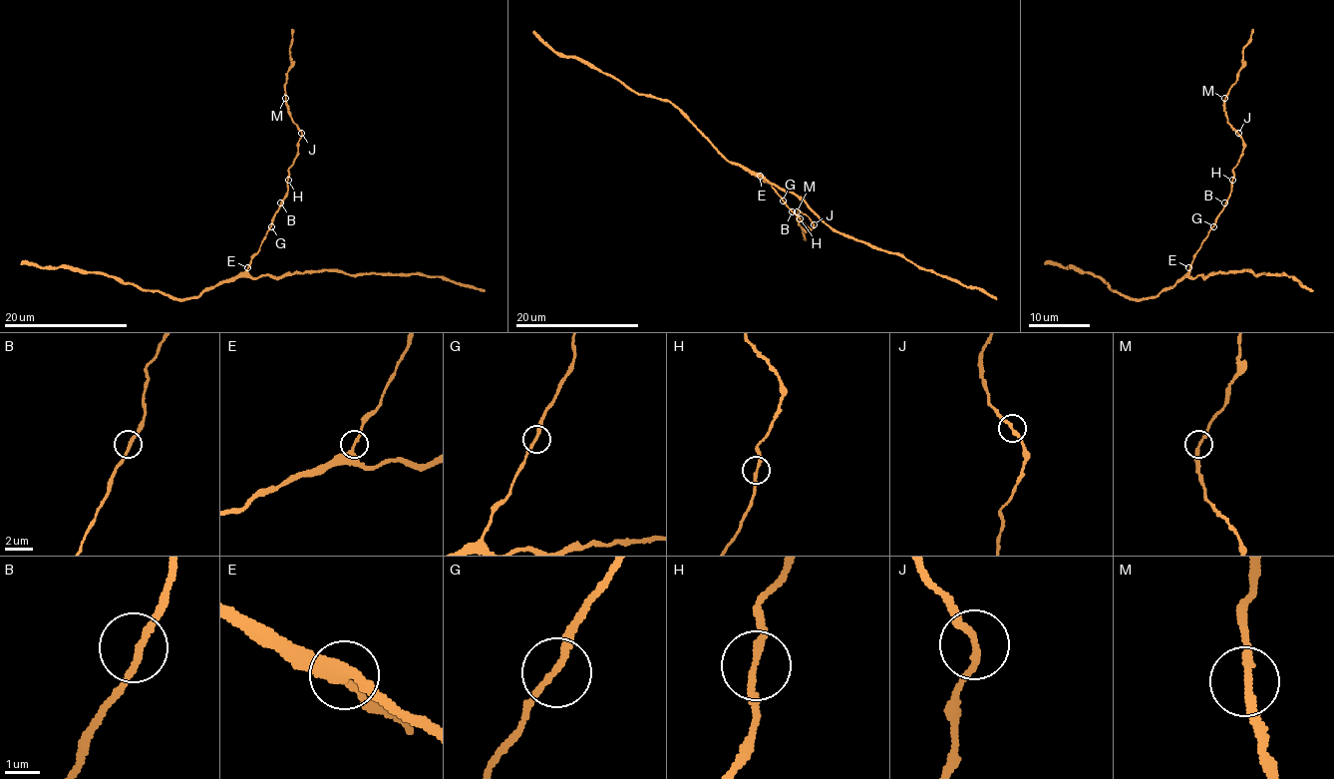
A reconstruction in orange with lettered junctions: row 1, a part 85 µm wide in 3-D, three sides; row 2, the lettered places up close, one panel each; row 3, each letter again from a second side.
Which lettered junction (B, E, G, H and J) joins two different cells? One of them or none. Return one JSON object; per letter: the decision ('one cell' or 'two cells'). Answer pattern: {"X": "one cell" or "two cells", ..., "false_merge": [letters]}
{"B": "one cell", "E": "one cell", "G": "one cell", "H": "one cell", "J": "one cell", "false_merge": []}

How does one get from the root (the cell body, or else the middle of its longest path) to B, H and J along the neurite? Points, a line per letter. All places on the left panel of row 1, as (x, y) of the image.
B: (247, 267), (280, 202)
H: (247, 267), (250, 257), (260, 247), (288, 190), (288, 180)
J: (247, 267), (288, 190), (289, 168), (297, 154), (297, 142), (302, 134)

